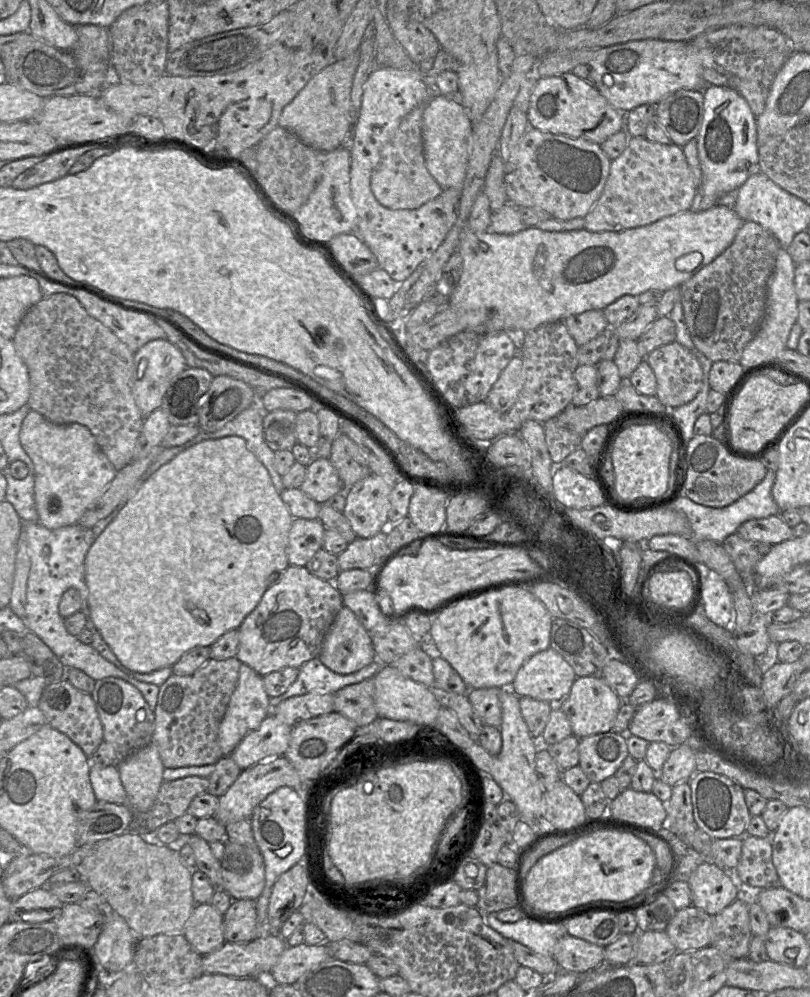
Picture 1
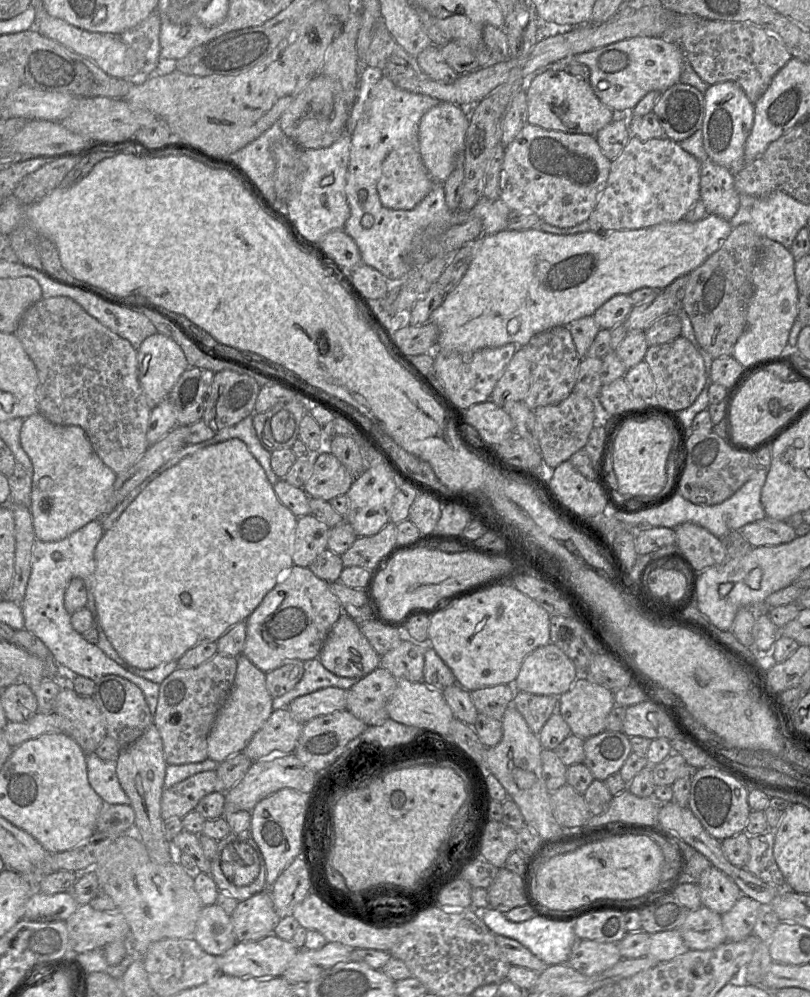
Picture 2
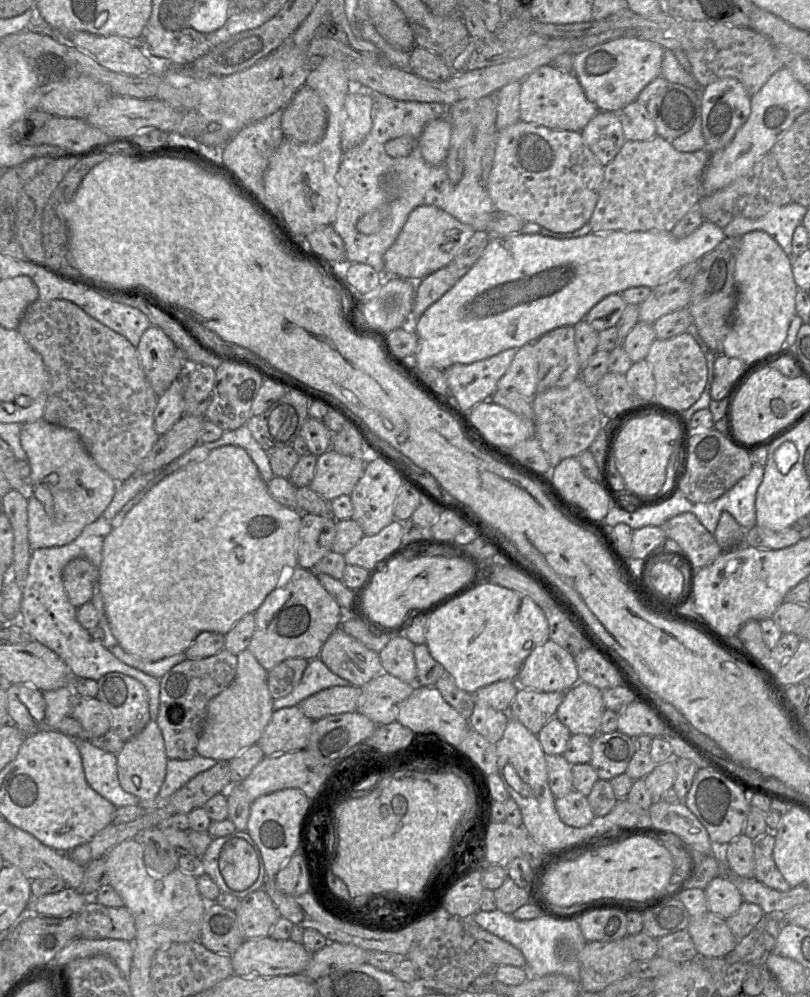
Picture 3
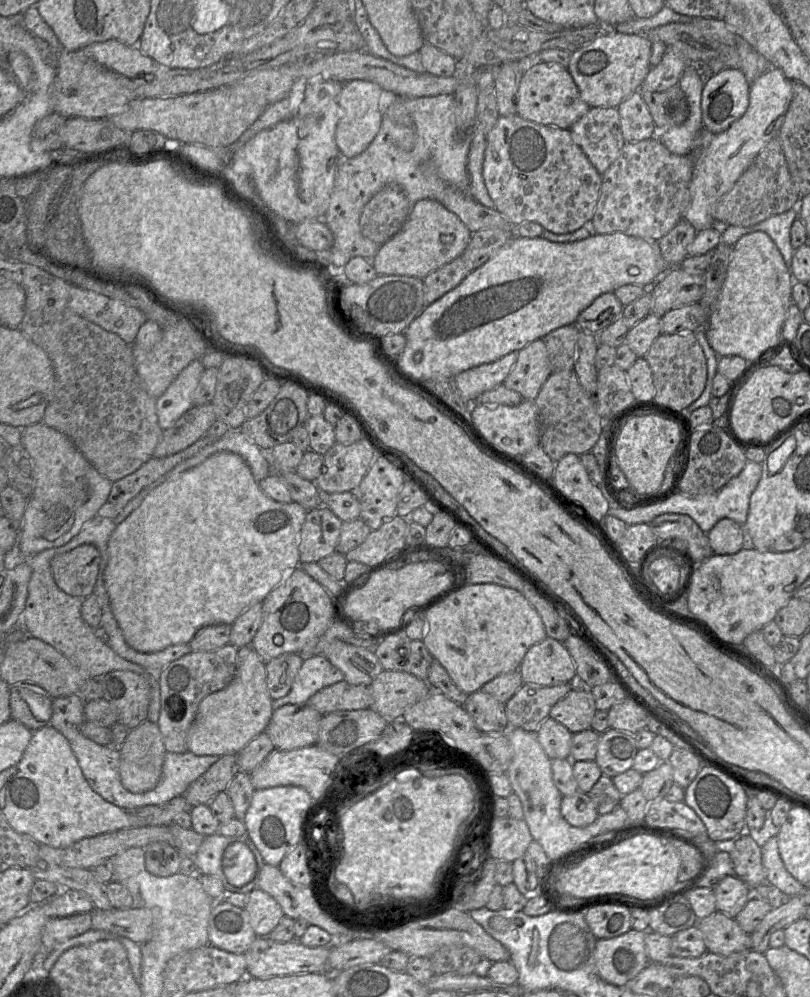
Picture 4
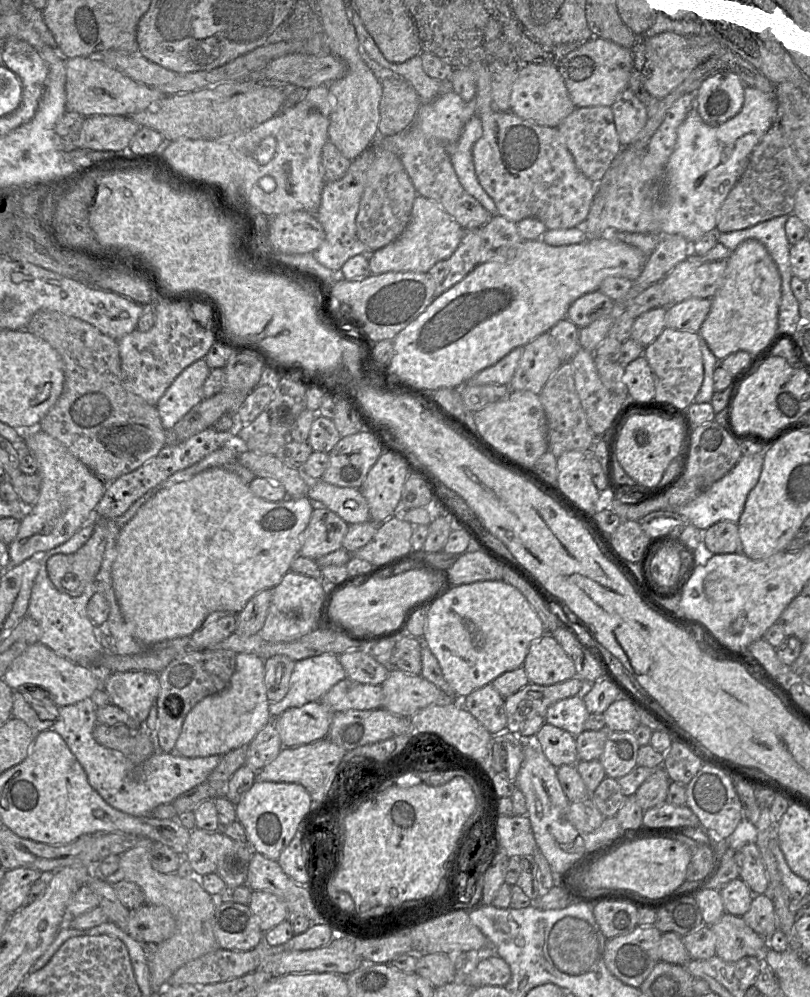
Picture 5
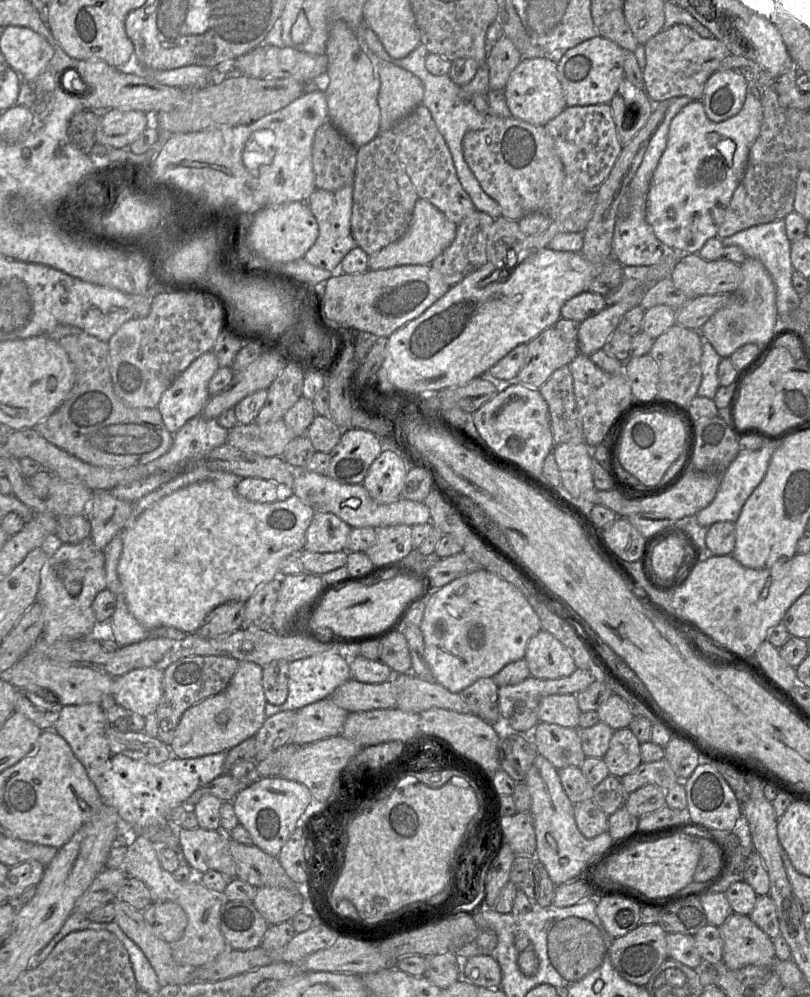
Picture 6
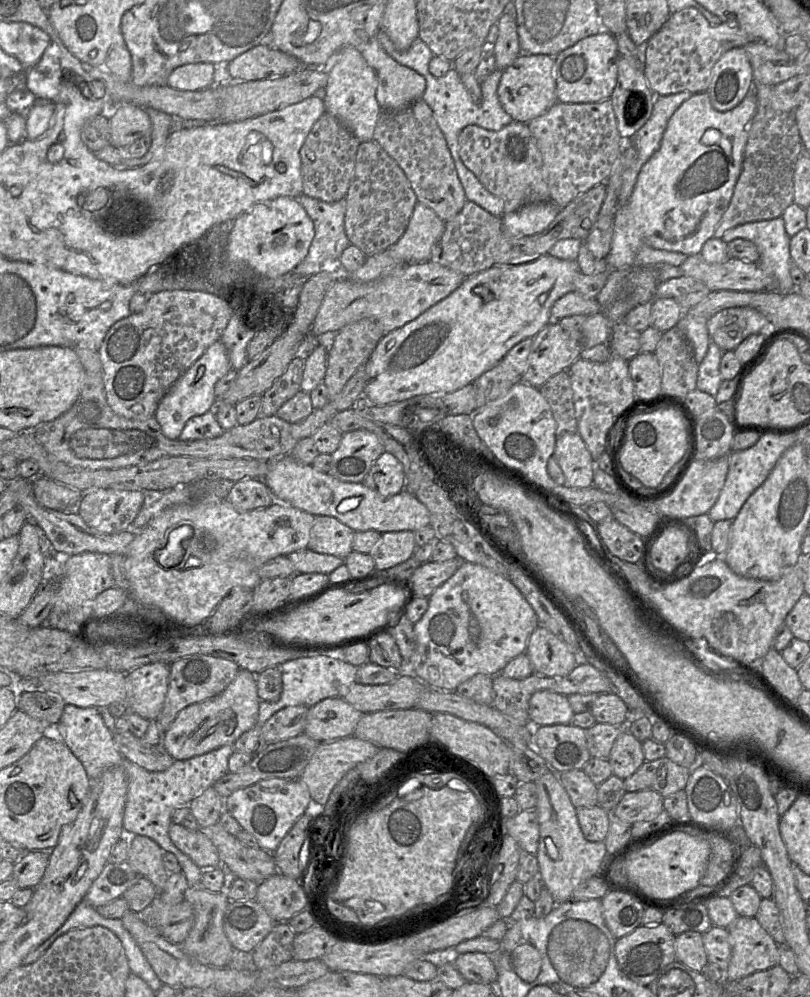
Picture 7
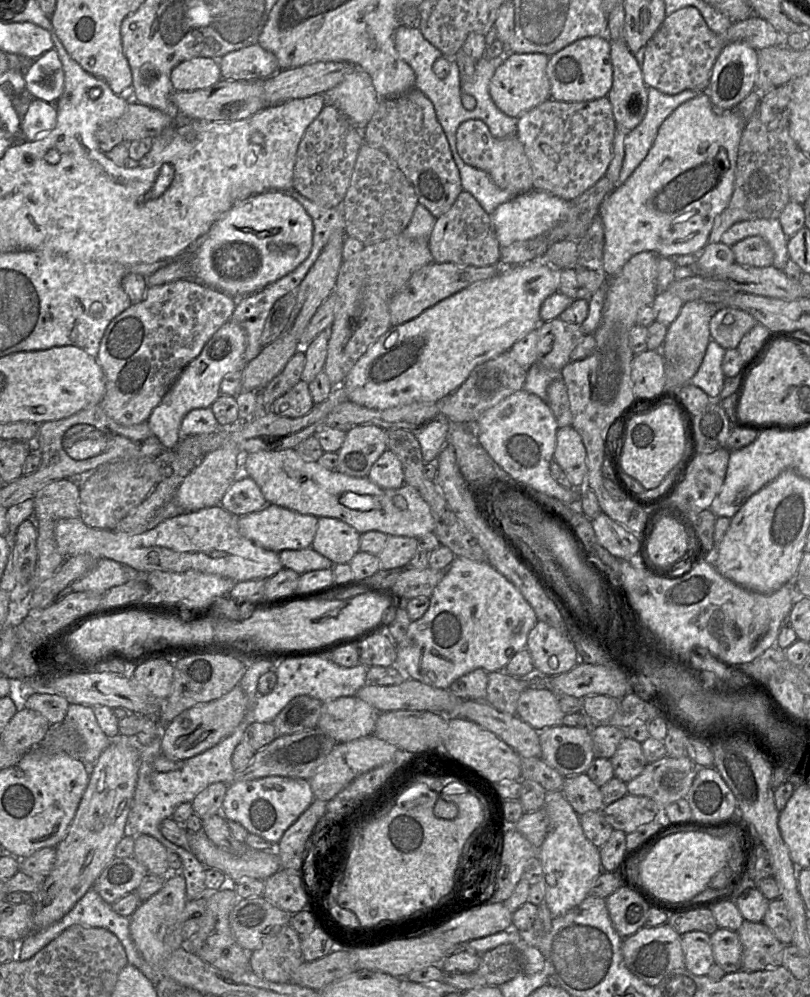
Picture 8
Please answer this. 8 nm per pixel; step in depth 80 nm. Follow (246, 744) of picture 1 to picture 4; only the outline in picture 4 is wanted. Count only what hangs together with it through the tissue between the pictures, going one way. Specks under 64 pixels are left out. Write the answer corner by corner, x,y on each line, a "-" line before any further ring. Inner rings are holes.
287,704
273,711
265,733
277,750
293,750
317,743
323,715
313,707

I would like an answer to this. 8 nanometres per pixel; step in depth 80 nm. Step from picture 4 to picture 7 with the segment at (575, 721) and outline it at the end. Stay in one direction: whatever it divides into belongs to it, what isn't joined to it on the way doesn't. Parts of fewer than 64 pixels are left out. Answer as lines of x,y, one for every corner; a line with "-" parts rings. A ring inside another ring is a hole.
537,691
529,700
531,727
569,724
574,714
567,696
553,691

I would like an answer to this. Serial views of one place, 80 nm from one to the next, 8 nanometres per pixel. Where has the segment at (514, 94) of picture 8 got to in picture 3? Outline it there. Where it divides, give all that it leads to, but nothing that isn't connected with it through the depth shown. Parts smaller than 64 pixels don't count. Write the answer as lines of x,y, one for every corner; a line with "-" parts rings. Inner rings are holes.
544,65
521,81
520,120
554,130
581,132
599,109
590,102
575,74

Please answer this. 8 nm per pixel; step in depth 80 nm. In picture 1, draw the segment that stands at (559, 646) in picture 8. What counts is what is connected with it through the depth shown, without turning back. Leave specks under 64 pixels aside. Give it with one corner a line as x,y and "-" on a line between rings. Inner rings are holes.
549,647
521,666
510,690
518,697
558,704
569,694
576,677
570,664

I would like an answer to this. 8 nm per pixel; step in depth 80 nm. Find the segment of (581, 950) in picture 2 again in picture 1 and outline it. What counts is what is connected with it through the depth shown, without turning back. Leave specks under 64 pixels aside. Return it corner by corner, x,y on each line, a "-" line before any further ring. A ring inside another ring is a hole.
563,934
553,948
560,970
586,972
605,964
605,947

